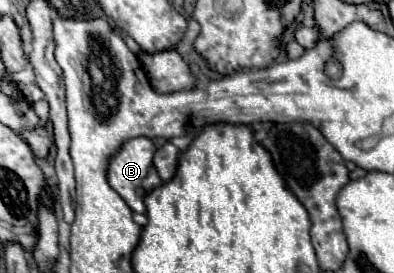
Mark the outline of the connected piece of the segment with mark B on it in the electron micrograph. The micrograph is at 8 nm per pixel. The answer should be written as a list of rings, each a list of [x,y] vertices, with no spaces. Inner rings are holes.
[[[136,137],[126,141],[108,165],[108,183],[136,213],[146,213],[144,195],[162,183],[152,163],[154,151],[148,137]]]

